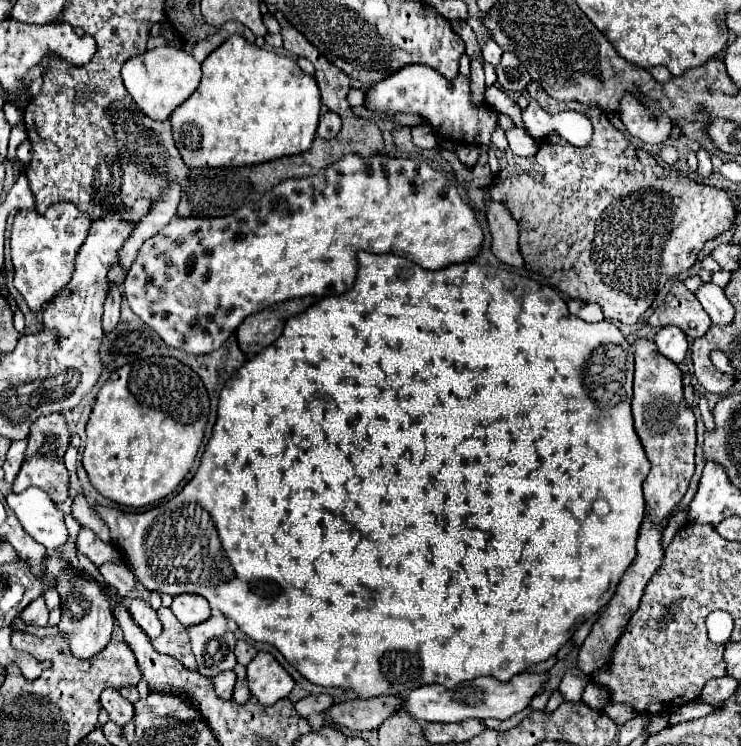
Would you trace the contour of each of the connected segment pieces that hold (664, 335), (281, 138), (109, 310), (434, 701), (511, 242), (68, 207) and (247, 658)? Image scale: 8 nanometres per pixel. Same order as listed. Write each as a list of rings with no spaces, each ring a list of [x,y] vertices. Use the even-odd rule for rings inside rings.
[[[666,325],[658,331],[658,335],[654,337],[654,343],[658,347],[658,351],[672,359],[674,363],[682,363],[684,357],[686,357],[686,351],[688,351],[688,339],[686,339],[686,333],[676,327],[676,325]]]
[[[232,35],[206,57],[200,87],[174,109],[170,121],[188,167],[240,167],[308,151],[316,137],[320,107],[316,79],[302,73],[296,61]]]
[[[112,285],[110,293],[108,293],[108,299],[104,303],[104,315],[102,315],[102,329],[104,333],[110,333],[114,331],[118,319],[120,319],[120,291],[116,285]]]
[[[522,673],[504,683],[492,677],[480,677],[474,681],[460,683],[456,689],[444,689],[442,685],[422,685],[422,687],[412,689],[406,697],[402,697],[400,711],[408,713],[420,723],[458,723],[468,717],[508,719],[514,713],[528,707],[530,699],[542,689],[544,683],[546,683],[546,675]]]
[[[500,203],[488,205],[488,225],[492,233],[492,253],[512,267],[524,267],[524,257],[518,249],[516,221]]]
[[[58,203],[45,214],[18,211],[12,227],[12,265],[16,269],[16,289],[32,311],[48,303],[72,277],[72,261],[84,243],[92,219],[80,213],[73,203]],[[64,241],[64,243],[62,243]]]
[[[236,641],[234,655],[236,655],[236,661],[238,661],[240,665],[248,665],[248,663],[254,659],[256,653],[258,653],[258,651],[256,651],[250,643],[246,643],[246,641]]]

